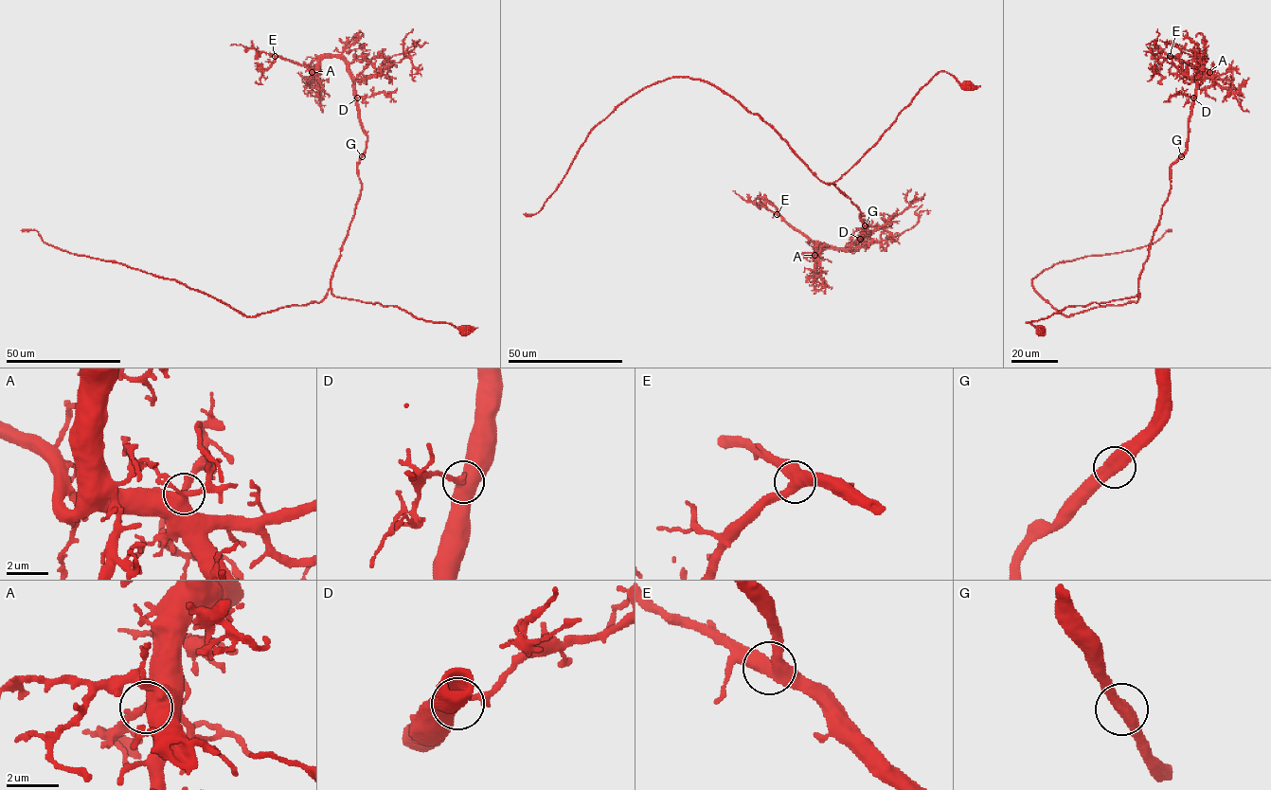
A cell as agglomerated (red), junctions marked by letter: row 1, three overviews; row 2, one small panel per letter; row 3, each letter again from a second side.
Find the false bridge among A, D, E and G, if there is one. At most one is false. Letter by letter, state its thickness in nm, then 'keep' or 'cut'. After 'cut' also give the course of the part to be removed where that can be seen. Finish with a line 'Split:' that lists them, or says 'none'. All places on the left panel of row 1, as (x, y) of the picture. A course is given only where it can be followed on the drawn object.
A: calibre 500 nm; keep
D: calibre 500 nm; keep
E: calibre 500 nm; keep
G: calibre 500 nm; keep
Split: none

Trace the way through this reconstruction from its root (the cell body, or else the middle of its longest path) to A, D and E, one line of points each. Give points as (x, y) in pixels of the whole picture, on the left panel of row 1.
A: (464, 331), (331, 294), (334, 266), (361, 188), (357, 162), (366, 133), (349, 65), (324, 57), (312, 72)
D: (464, 331), (331, 293), (361, 188), (357, 162), (366, 133), (357, 98)
E: (464, 331), (331, 294), (366, 133), (343, 60), (324, 57), (314, 74), (275, 56)

